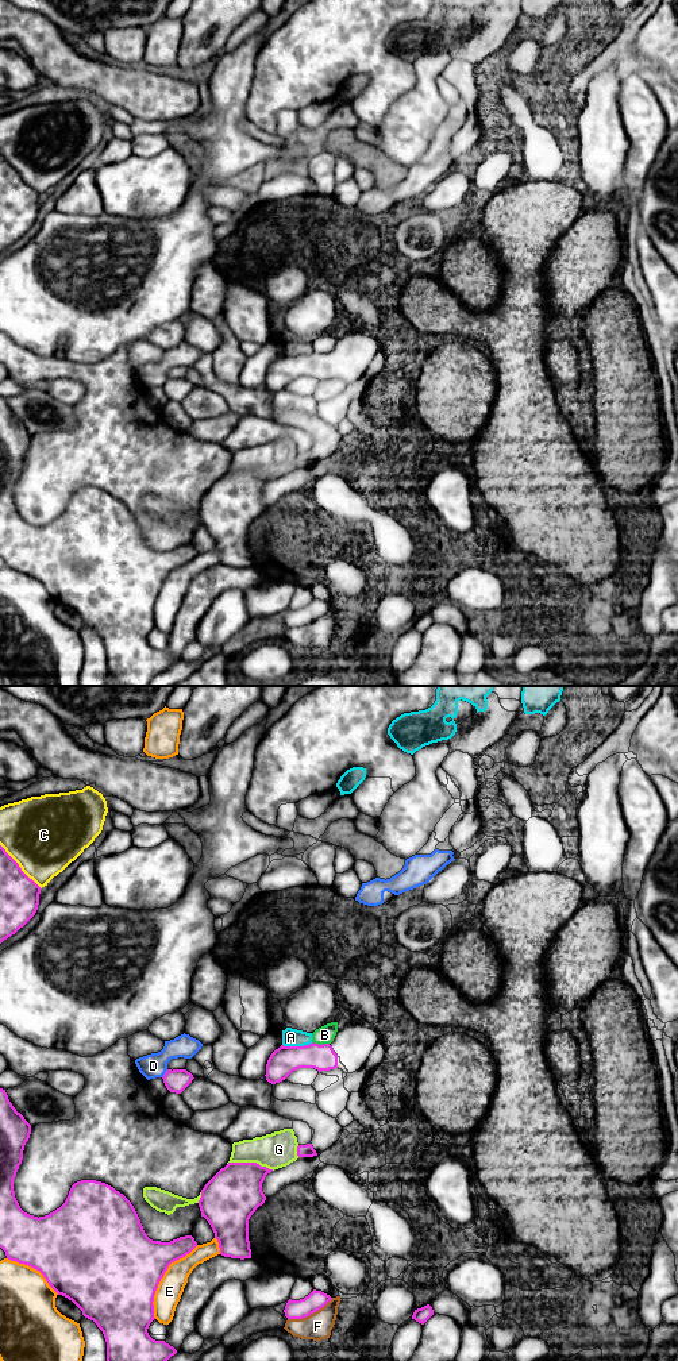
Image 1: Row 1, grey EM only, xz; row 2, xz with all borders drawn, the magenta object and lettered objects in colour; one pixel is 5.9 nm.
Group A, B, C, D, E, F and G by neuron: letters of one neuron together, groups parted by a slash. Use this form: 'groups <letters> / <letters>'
groups A / B / C / D / E / F / G

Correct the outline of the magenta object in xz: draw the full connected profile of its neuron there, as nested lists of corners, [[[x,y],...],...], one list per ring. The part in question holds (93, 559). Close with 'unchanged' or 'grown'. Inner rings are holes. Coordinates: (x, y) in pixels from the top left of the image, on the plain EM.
[[[0,397],[0,556],[11,570],[39,579],[49,594],[72,609],[93,629],[107,651],[107,671],[126,686],[147,686],[177,659],[153,648],[147,637],[154,626],[154,604],[169,574],[189,563],[197,551],[192,544],[170,551],[147,545],[131,510],[113,496],[81,489],[72,494],[65,512],[45,525],[24,521],[14,500],[31,433],[16,420]]] | unchanged

